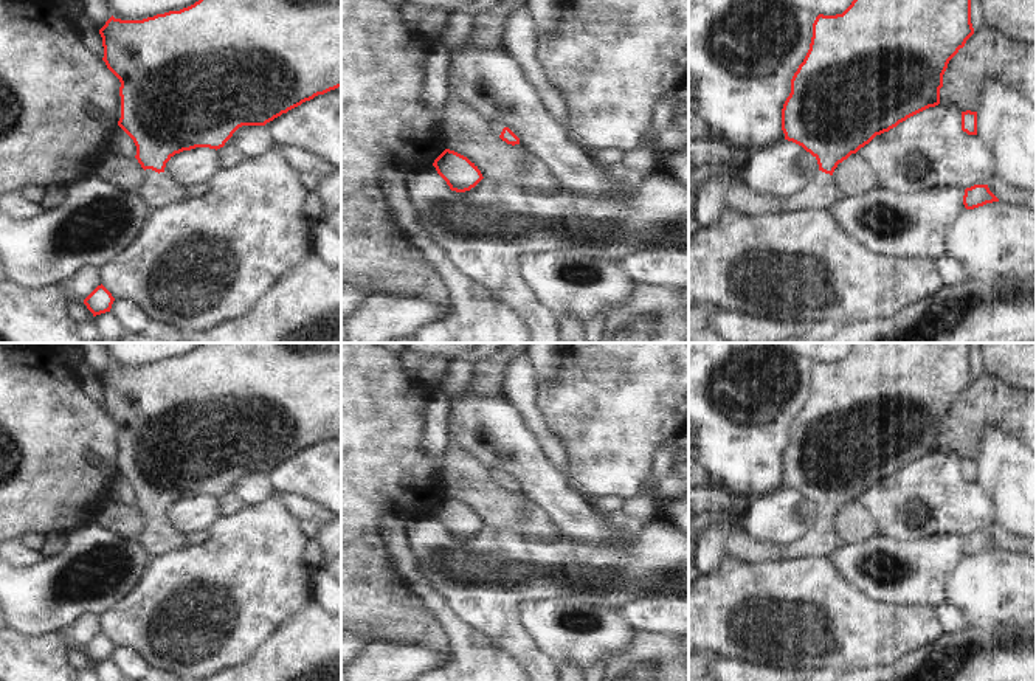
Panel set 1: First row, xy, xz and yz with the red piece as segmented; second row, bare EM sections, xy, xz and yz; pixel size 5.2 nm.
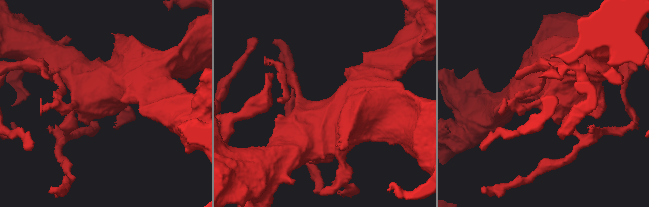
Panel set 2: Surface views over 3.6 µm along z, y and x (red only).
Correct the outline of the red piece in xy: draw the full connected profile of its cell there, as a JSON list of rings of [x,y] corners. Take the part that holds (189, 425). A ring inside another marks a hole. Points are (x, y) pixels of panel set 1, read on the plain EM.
[[[203,343],[188,355],[143,368],[121,368],[112,363],[99,377],[99,382],[104,394],[102,408],[121,430],[121,465],[118,473],[133,487],[136,493],[135,506],[144,517],[143,532],[136,541],[150,558],[180,551],[186,546],[185,535],[172,532],[164,520],[166,510],[175,501],[195,495],[217,498],[225,493],[239,475],[265,473],[302,450],[341,434],[341,343]]]

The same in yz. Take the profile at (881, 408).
[[[856,343],[842,361],[819,361],[813,371],[810,397],[791,427],[791,441],[782,456],[785,487],[810,500],[819,518],[806,535],[786,546],[780,558],[831,557],[845,546],[831,524],[837,512],[876,482],[938,453],[948,411],[972,382],[969,343]]]

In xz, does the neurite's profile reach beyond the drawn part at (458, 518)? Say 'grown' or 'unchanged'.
unchanged

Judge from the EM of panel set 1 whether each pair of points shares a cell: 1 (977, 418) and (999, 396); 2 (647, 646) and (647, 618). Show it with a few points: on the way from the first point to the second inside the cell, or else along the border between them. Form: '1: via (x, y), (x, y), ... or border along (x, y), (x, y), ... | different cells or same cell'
1: via (982, 413), (994, 400) | same cell
2: border along (638, 630), (669, 635), (672, 638) | different cells

